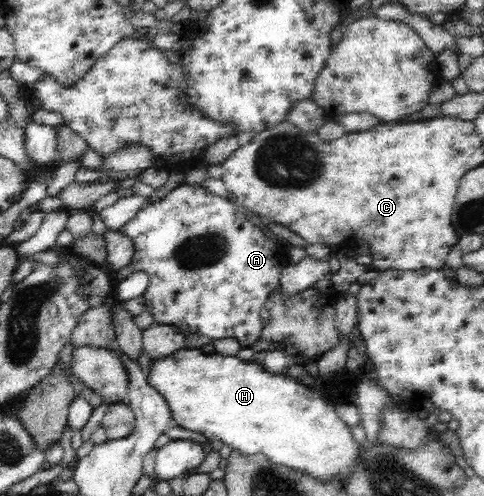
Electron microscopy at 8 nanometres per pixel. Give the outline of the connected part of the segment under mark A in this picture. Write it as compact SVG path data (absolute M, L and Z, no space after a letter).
M182 183L163 199L143 206L120 230L133 240L134 254L124 268L117 270L115 277L123 281L137 271L149 276L142 296L145 310L153 315L155 323L178 327L186 336L199 333L211 340L239 335L245 348L259 341L263 325L261 309L277 287L281 270L287 264L286 245L269 239L239 210L237 203L217 196L203 186Z

